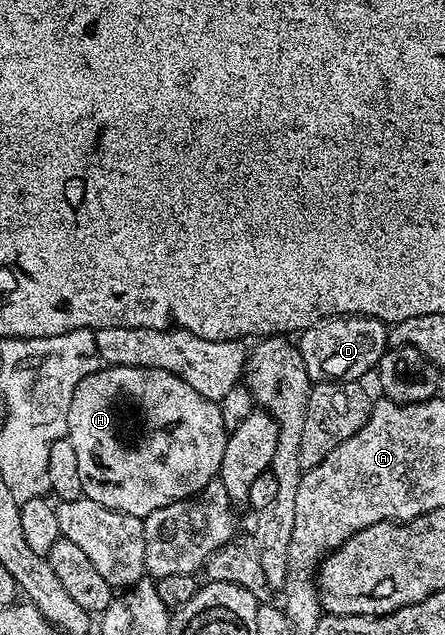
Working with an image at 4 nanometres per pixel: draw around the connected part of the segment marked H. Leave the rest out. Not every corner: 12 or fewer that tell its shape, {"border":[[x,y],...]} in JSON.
{"border":[[107,365],[69,407],[83,496],[144,518],[218,478],[218,404]]}

